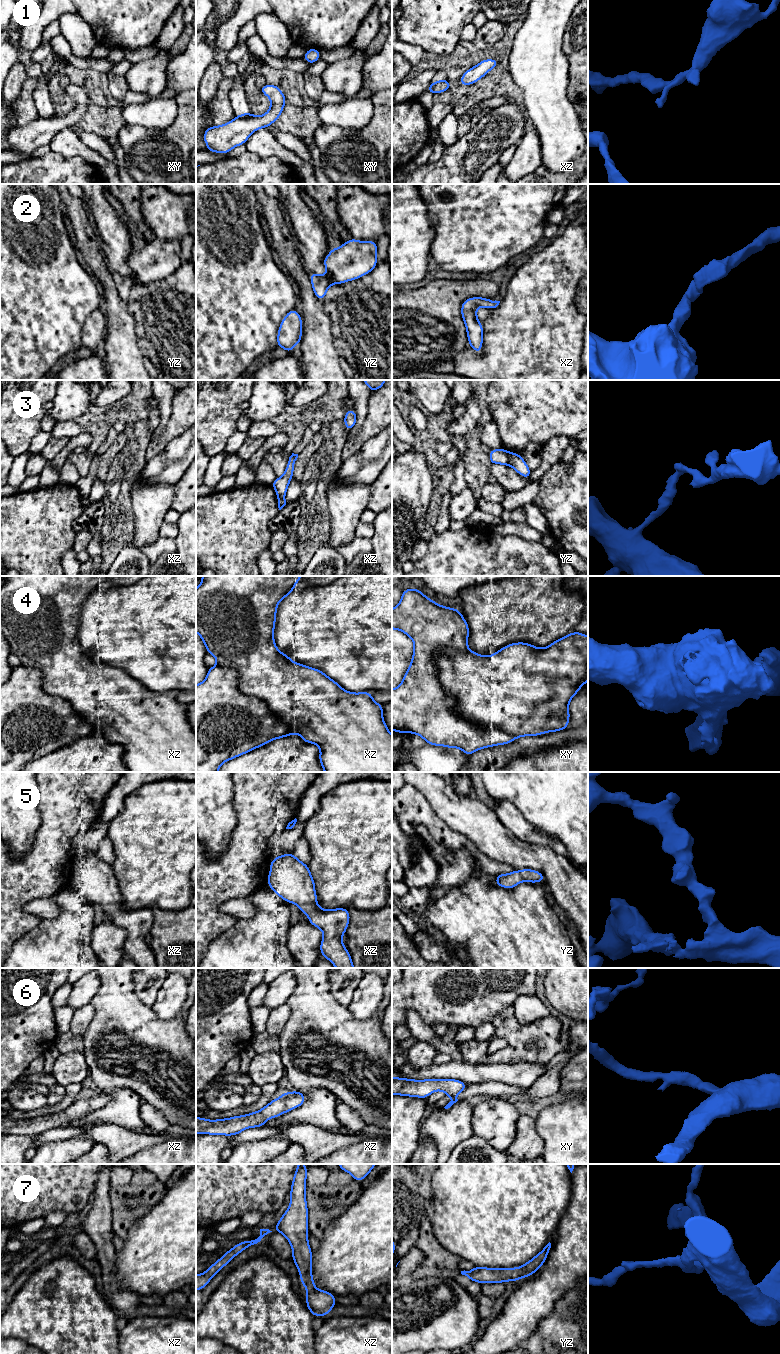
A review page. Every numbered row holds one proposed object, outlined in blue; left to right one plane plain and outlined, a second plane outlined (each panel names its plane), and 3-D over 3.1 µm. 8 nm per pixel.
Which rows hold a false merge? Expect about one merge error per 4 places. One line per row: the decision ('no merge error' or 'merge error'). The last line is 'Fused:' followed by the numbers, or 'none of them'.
1: no merge error
2: no merge error
3: merge error
4: merge error
5: no merge error
6: no merge error
7: no merge error
Fused: 3, 4

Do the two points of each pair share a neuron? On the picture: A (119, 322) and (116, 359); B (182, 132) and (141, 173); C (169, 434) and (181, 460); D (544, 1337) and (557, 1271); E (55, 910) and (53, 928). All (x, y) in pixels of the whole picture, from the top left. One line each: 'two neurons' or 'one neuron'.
A: one neuron
B: one neuron
C: two neurons
D: two neurons
E: two neurons

